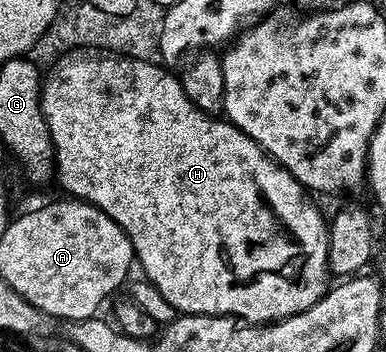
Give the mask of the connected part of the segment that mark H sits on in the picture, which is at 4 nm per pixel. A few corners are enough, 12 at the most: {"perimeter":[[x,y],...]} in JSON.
{"perimeter":[[49,66],[56,181],[179,314],[332,281],[327,218],[173,72]]}

